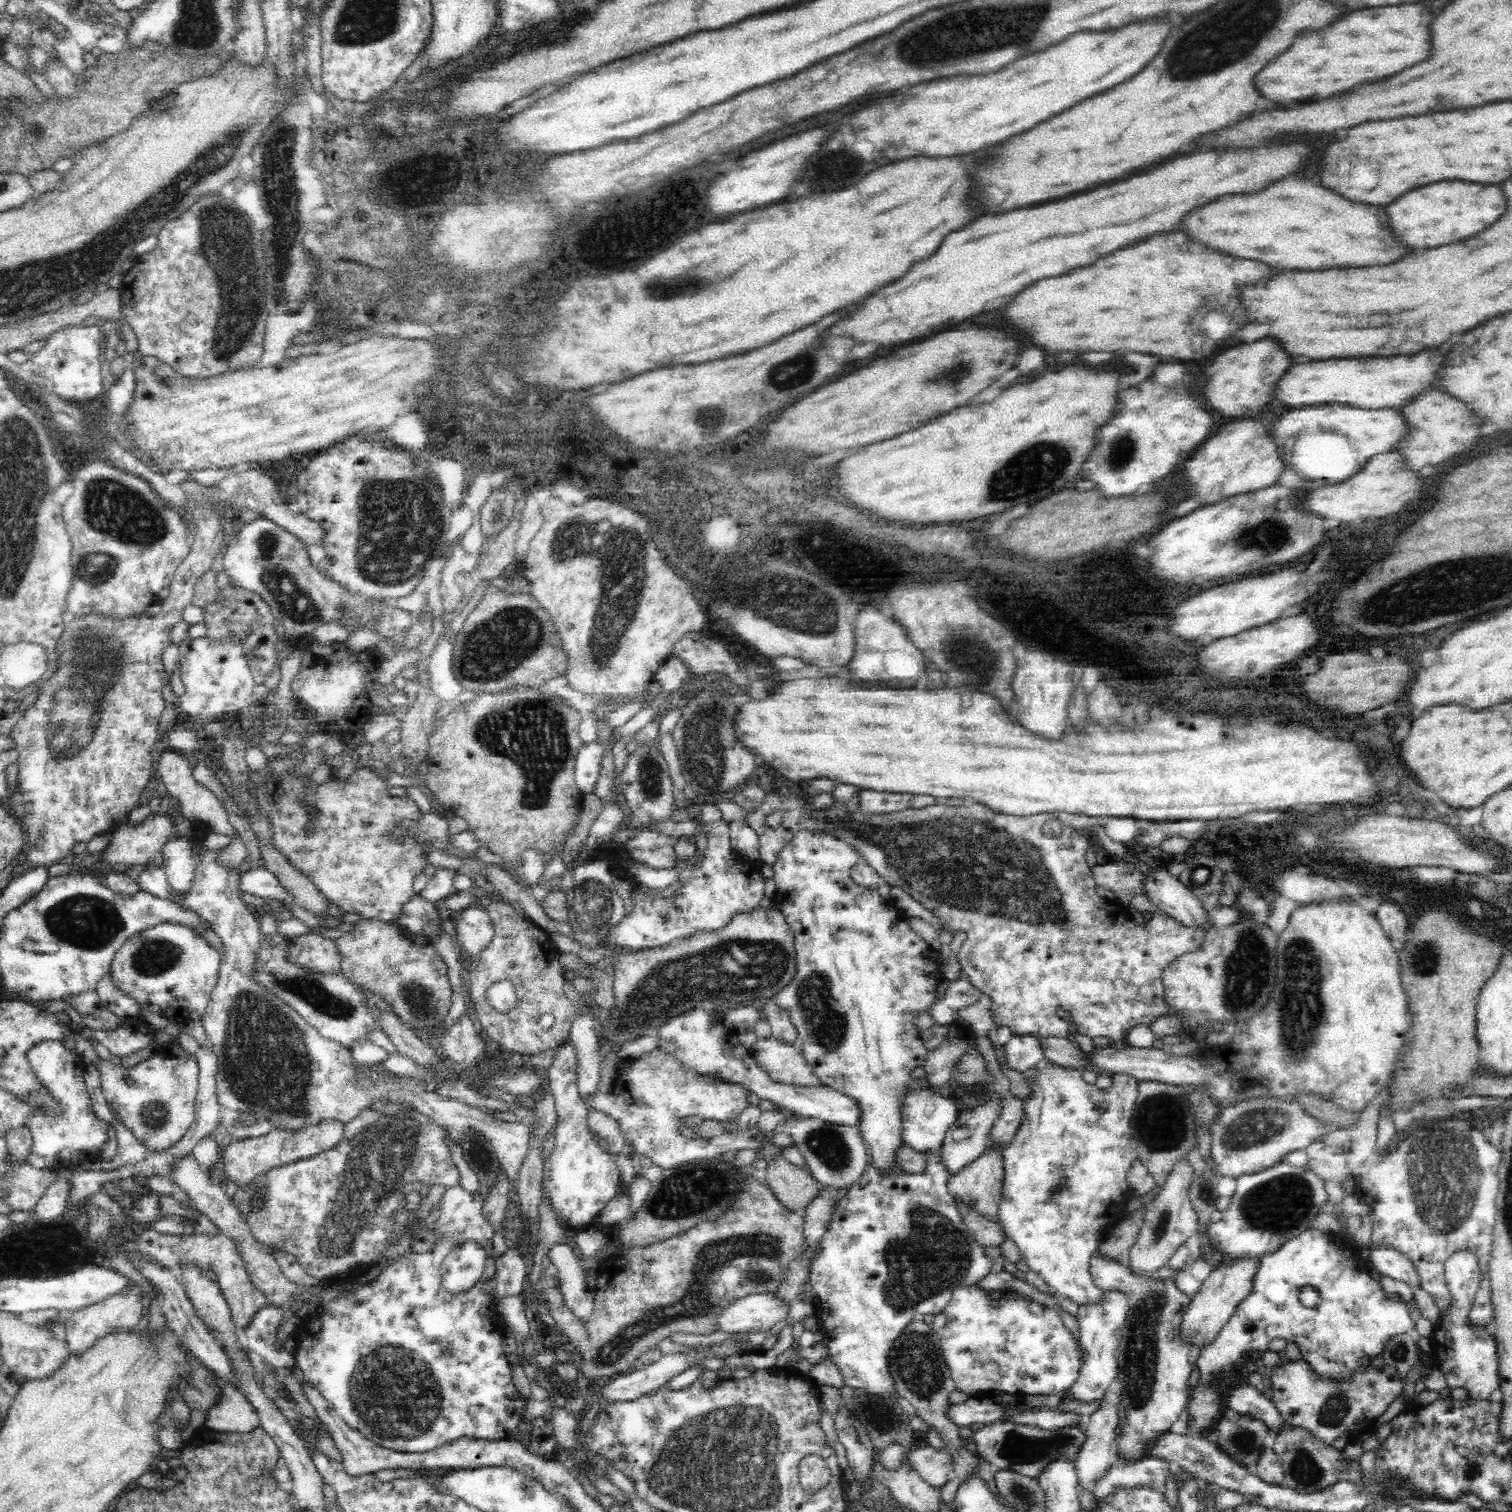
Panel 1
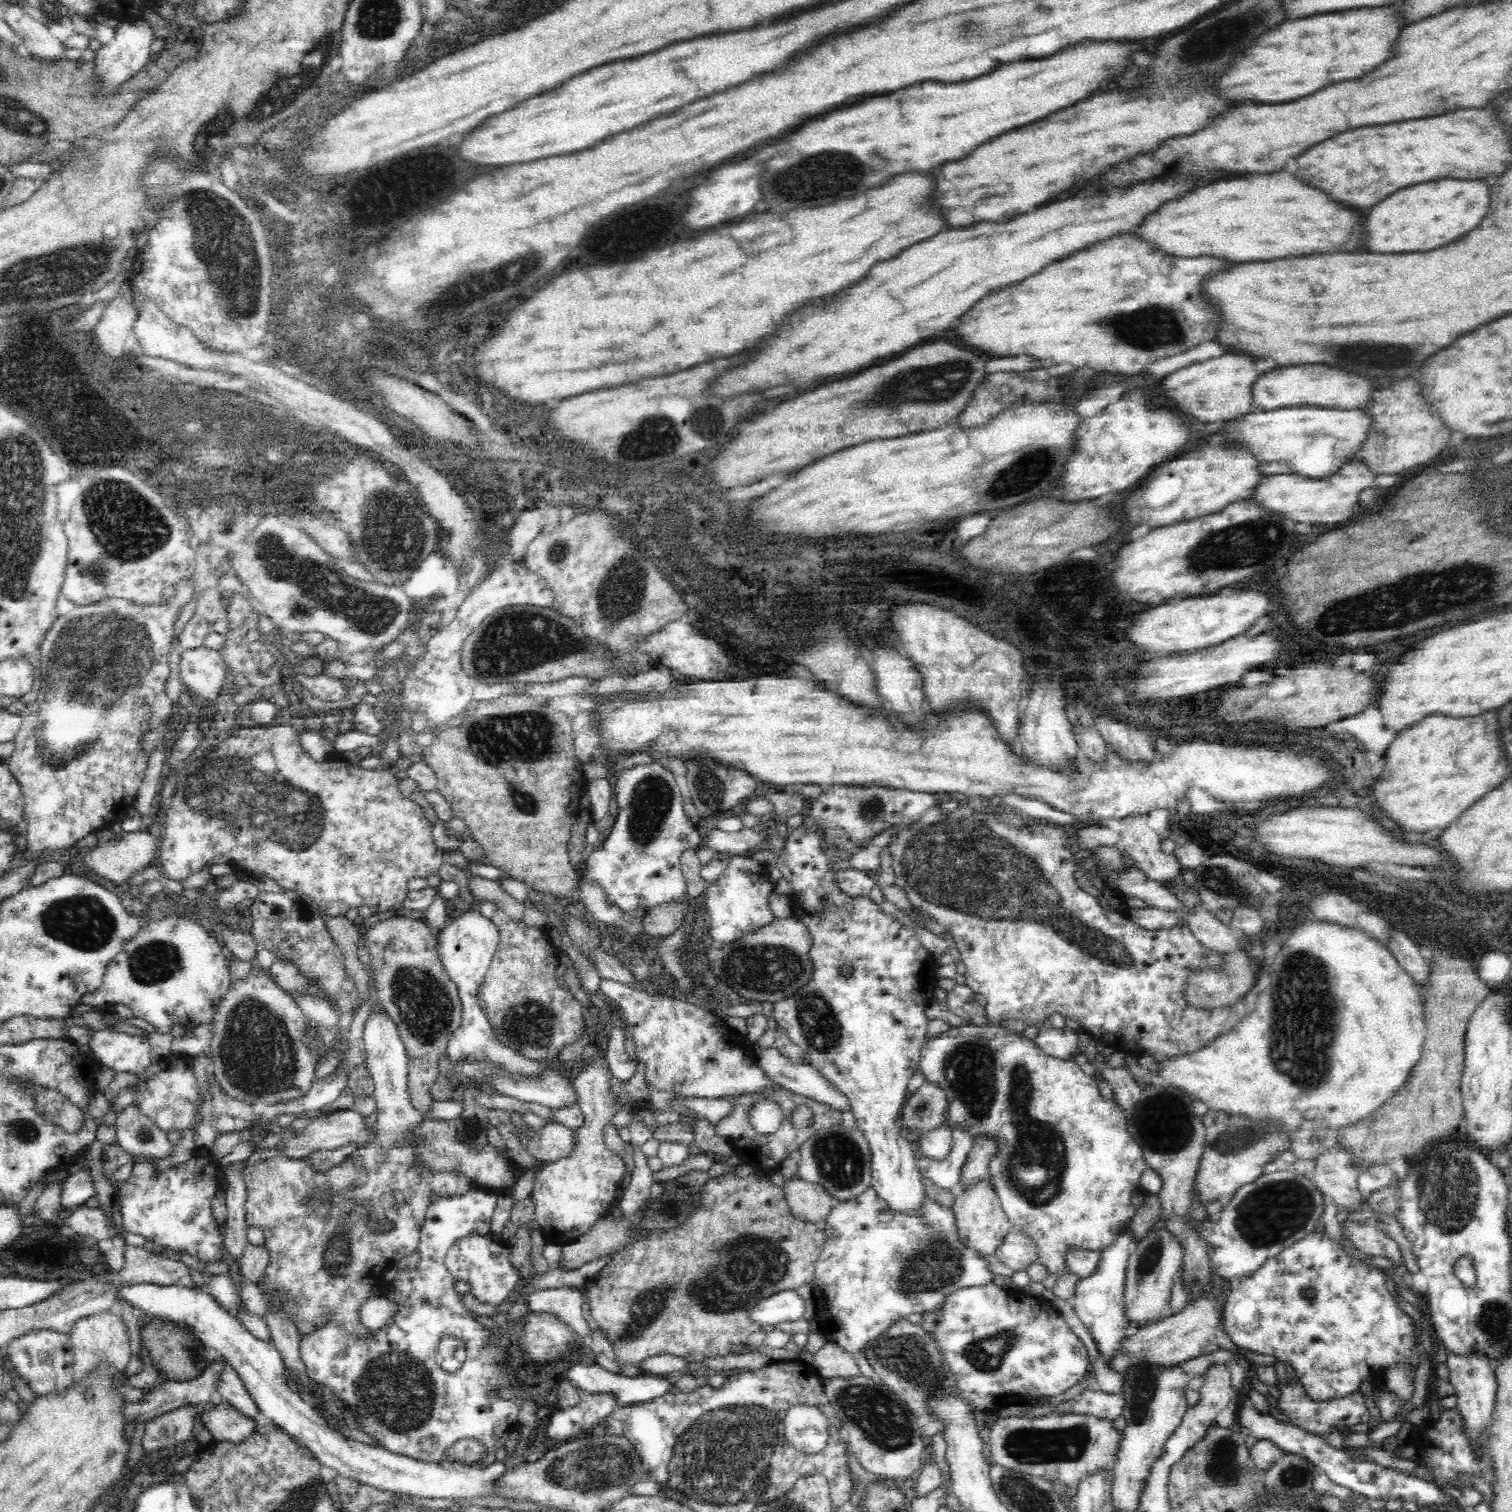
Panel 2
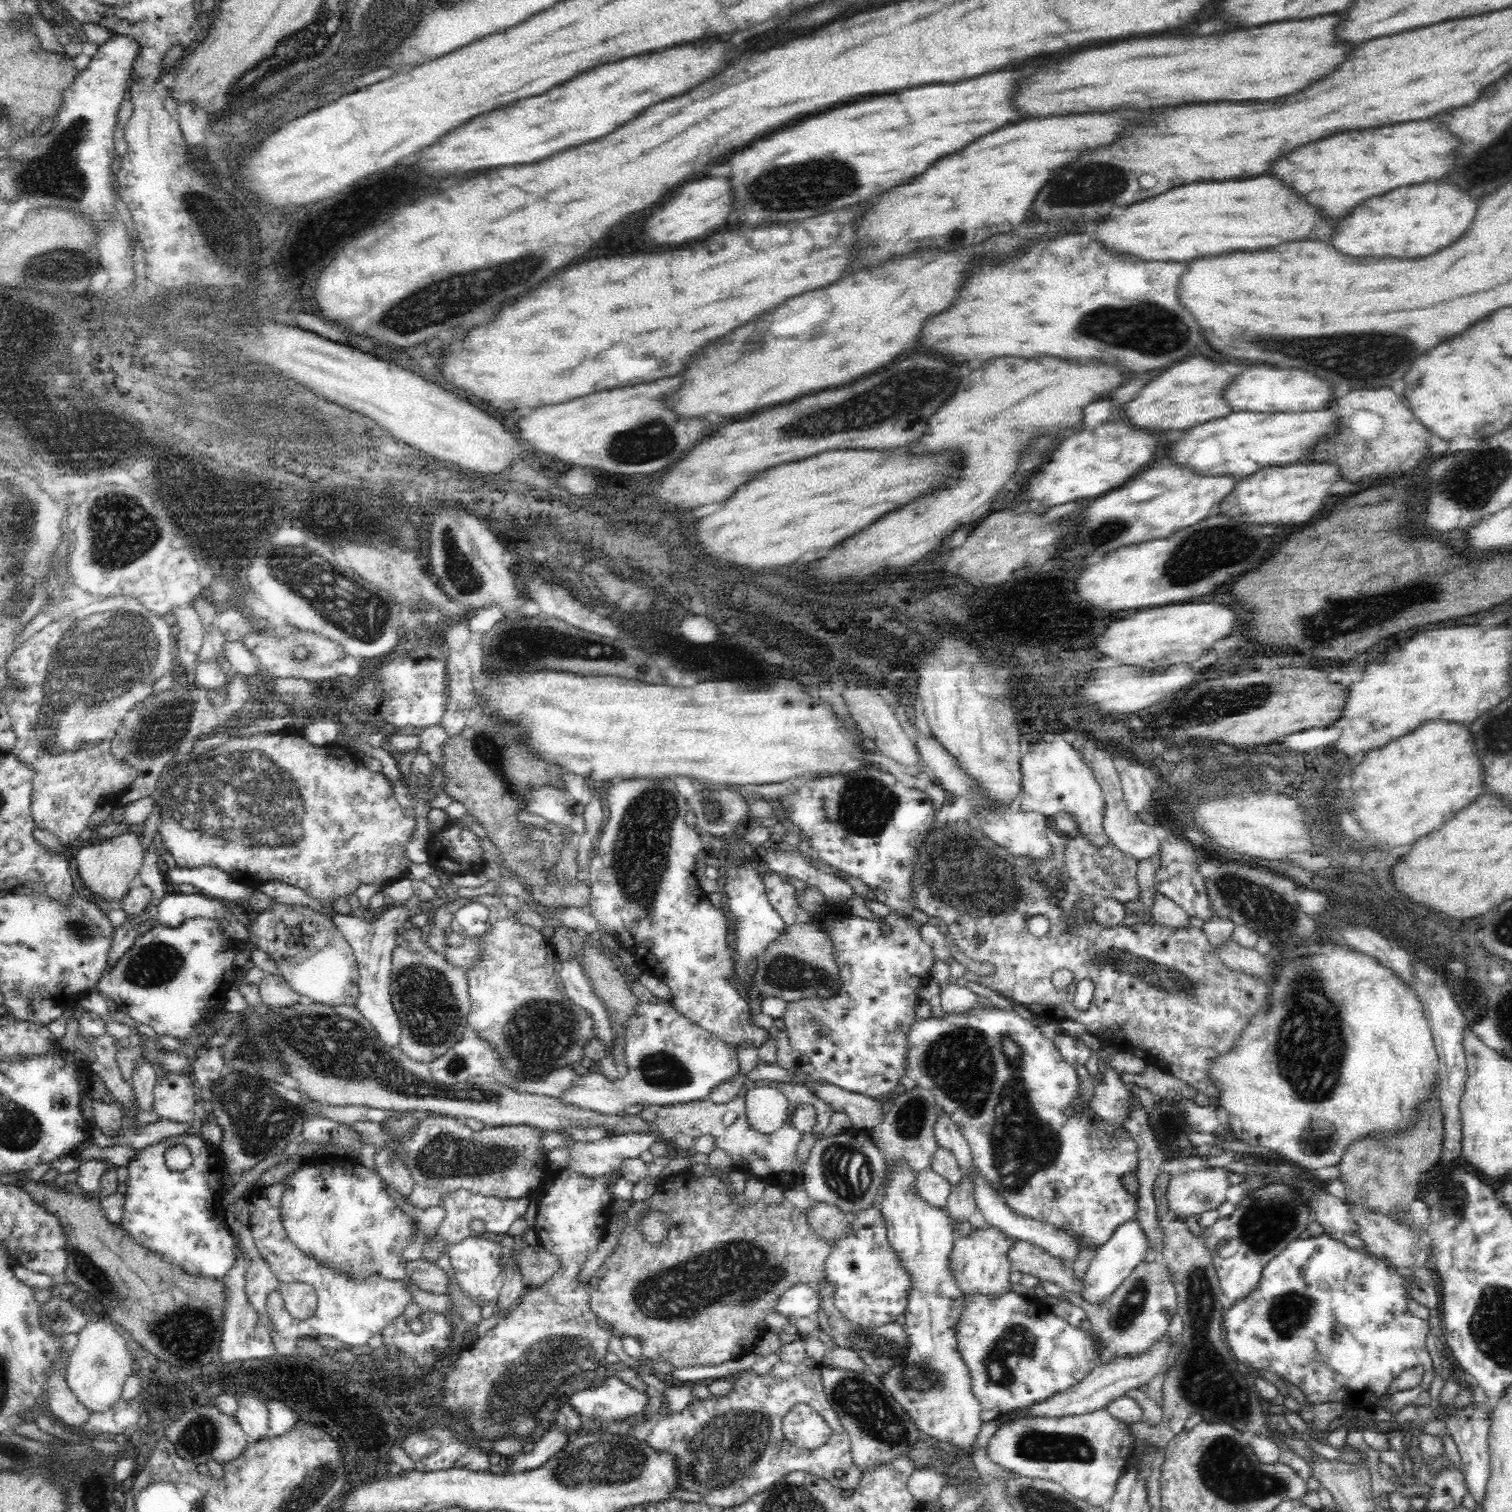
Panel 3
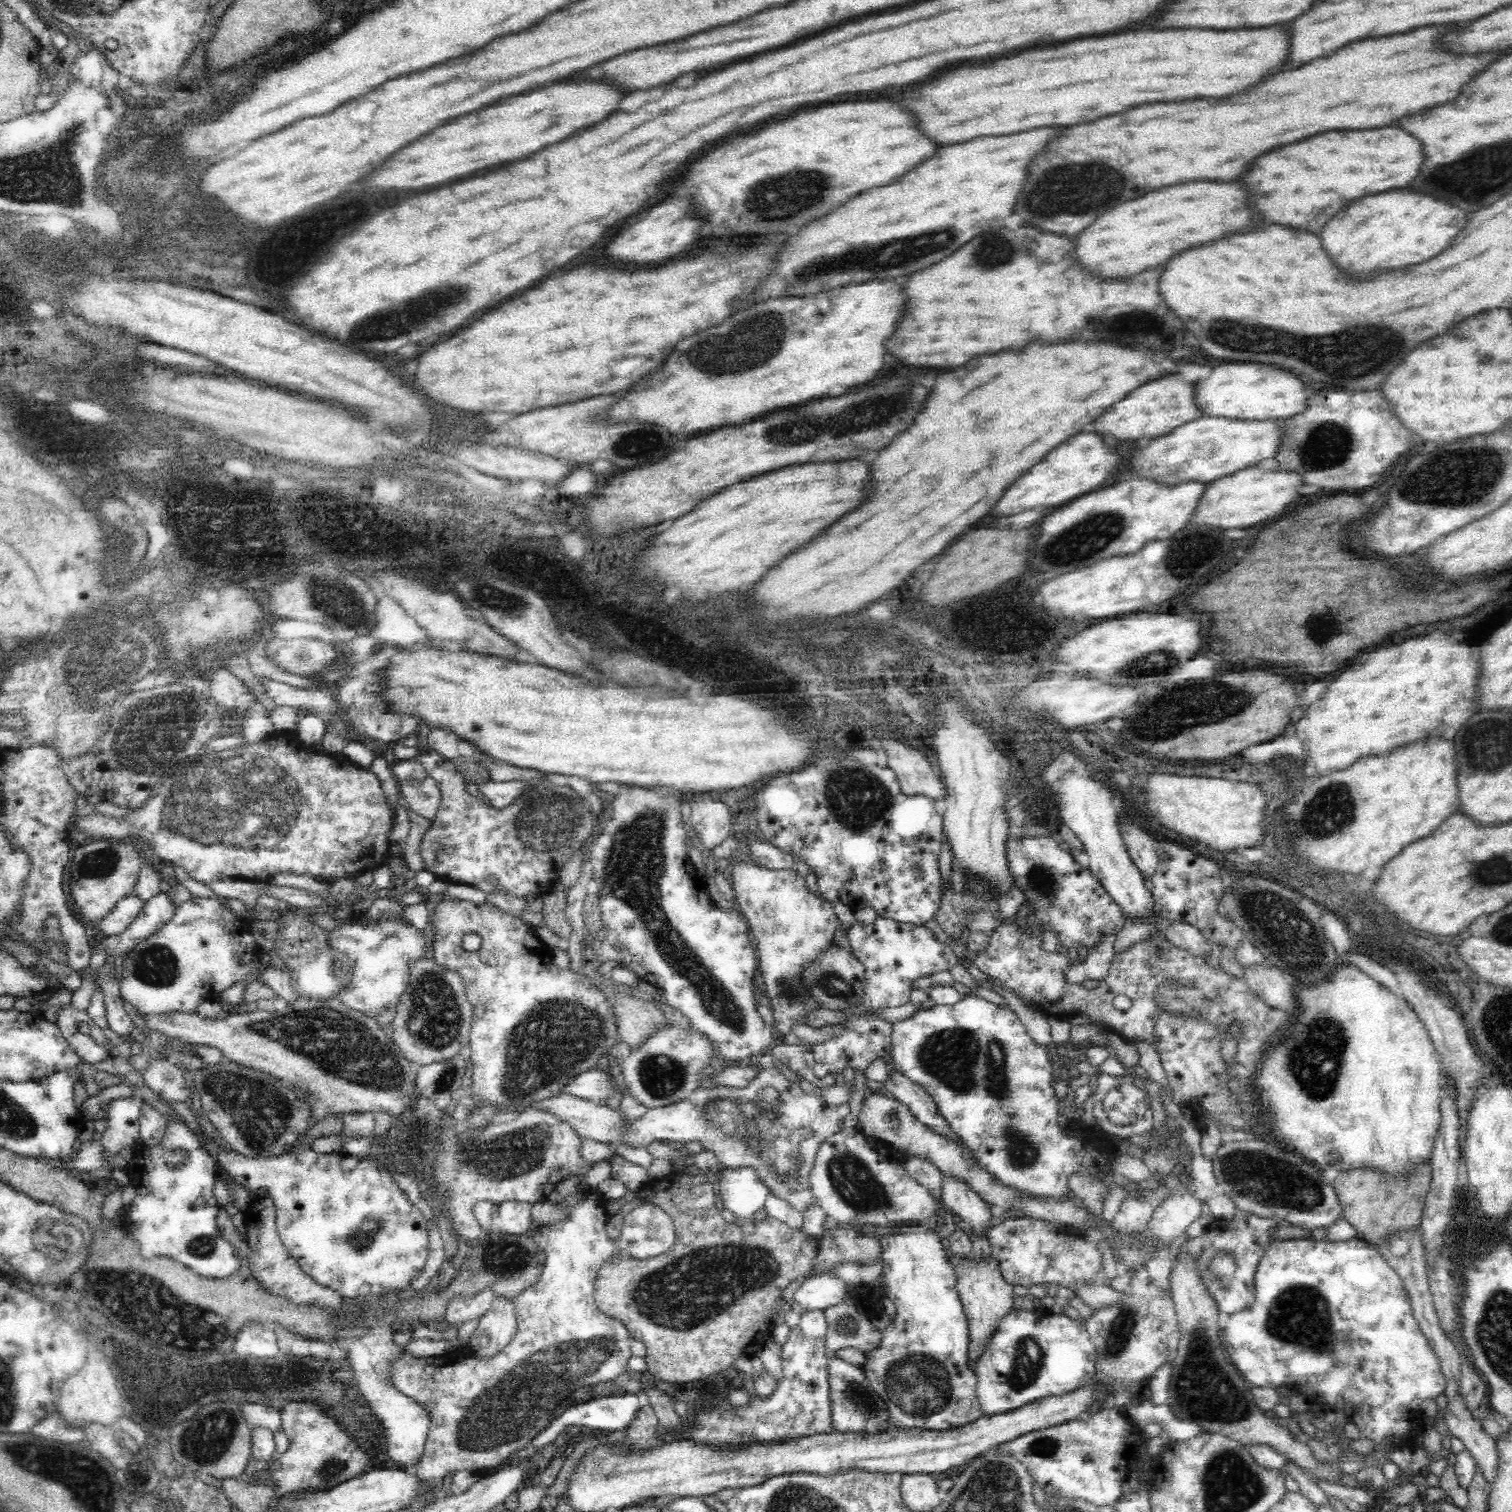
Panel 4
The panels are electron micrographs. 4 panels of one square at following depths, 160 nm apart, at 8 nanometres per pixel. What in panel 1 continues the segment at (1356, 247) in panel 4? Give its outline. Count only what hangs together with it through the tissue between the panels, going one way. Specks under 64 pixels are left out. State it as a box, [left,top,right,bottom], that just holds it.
[1386,182,1506,248]

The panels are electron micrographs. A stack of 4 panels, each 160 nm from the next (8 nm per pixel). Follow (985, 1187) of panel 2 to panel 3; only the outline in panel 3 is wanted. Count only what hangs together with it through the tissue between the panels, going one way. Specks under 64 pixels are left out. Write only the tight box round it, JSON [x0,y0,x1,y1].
[949,1227,1013,1298]

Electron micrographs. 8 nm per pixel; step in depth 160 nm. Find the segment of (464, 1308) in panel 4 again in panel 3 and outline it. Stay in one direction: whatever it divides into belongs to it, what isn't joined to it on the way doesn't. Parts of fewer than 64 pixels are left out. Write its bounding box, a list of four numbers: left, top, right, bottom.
[448,1237,504,1309]

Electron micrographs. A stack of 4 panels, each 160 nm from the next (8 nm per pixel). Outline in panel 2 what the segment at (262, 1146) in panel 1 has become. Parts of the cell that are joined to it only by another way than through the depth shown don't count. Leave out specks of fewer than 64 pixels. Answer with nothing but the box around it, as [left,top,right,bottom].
[283,1109,374,1160]

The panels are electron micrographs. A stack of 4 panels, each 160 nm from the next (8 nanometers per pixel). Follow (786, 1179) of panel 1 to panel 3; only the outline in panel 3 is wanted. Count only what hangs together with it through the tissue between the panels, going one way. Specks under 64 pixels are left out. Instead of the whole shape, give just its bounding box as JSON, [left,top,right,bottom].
[807,1203,851,1246]

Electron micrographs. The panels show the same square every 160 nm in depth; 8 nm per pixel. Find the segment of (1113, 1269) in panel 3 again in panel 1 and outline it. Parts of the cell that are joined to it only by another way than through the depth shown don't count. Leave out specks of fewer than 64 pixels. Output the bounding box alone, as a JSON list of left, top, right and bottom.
[1069,1291,1127,1402]

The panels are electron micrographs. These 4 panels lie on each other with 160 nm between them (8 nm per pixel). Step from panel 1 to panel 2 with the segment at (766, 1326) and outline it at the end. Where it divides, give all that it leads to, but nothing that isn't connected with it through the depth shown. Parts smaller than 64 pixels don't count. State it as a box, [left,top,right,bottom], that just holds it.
[749,1290,805,1324]

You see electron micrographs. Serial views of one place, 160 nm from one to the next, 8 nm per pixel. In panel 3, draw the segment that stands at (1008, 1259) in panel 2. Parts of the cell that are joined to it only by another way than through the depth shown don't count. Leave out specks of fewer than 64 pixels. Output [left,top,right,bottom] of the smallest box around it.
[1007,1241,1084,1298]

